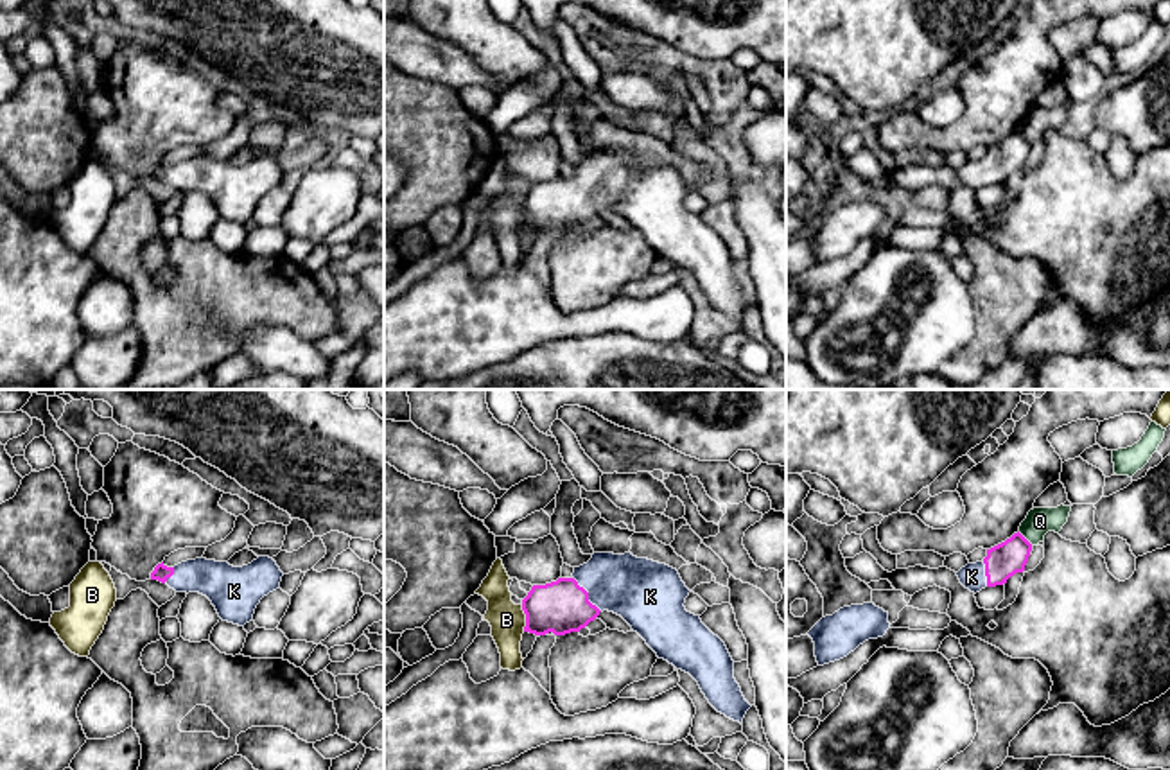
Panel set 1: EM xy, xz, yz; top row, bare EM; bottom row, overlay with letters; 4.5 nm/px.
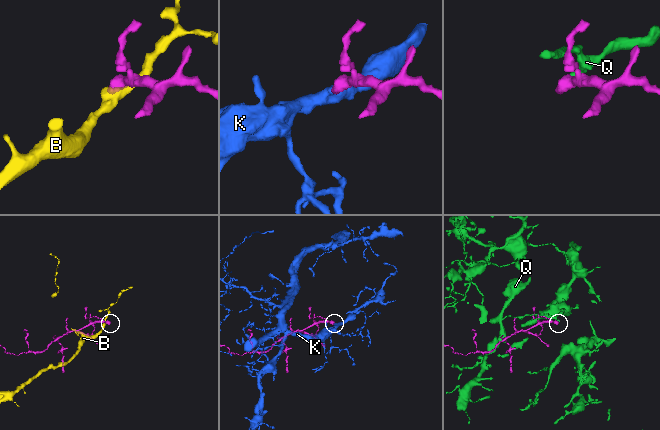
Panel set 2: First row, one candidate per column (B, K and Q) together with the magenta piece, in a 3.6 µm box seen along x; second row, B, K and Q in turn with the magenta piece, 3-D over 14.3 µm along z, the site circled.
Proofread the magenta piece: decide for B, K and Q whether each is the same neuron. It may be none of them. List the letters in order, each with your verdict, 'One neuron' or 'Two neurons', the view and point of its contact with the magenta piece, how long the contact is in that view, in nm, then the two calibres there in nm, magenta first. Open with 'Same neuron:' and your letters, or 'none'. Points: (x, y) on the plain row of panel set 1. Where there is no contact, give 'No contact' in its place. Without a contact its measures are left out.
Same neuron: K
B: Two neurons. Touches magenta at xz (526, 216). Shared border 120 nm. Thickness 240 nm (magenta) against 160 nm
K: One neuron. Touches magenta at xz (587, 192). Shared border 200 nm. Thickness 240 nm (magenta) against 300 nm
Q: Two neurons. Touches magenta at yz (1023, 135). Shared border 90 nm. Thickness 160 nm (magenta) against 120 nm

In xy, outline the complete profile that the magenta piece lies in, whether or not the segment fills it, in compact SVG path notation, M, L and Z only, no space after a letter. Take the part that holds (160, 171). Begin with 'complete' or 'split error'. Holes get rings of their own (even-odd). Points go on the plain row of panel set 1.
split error; M258 154L248 163L196 156L167 165L154 165L151 178L167 181L176 190L199 190L215 205L223 219L244 224L253 217L264 194L280 185L284 171L269 154Z

